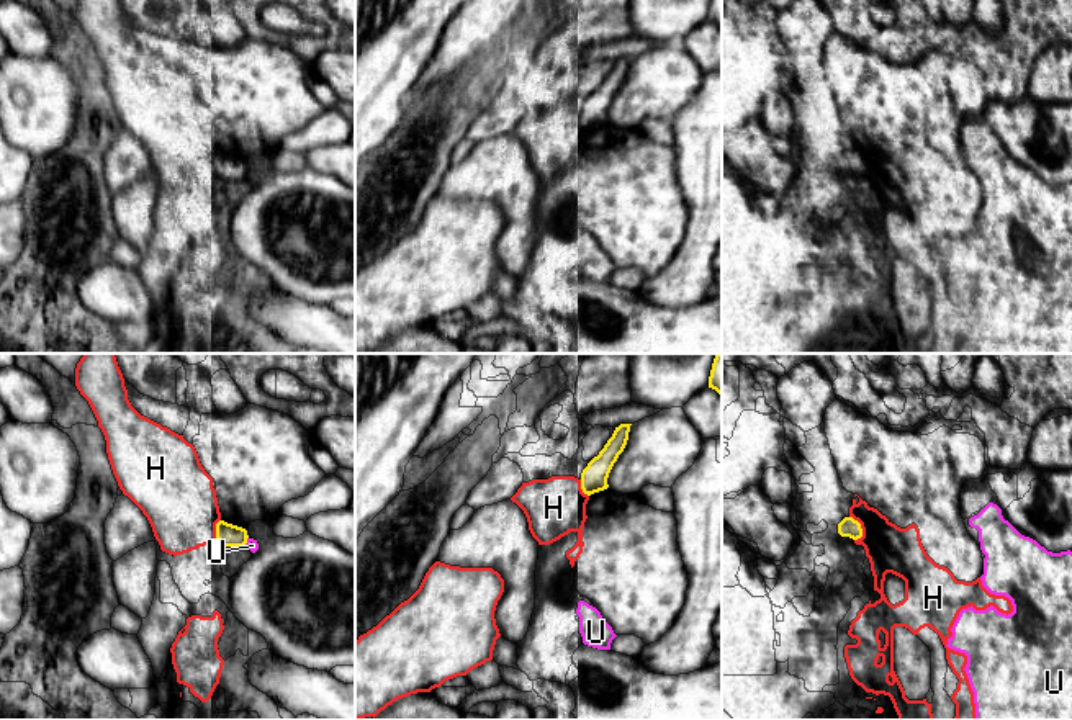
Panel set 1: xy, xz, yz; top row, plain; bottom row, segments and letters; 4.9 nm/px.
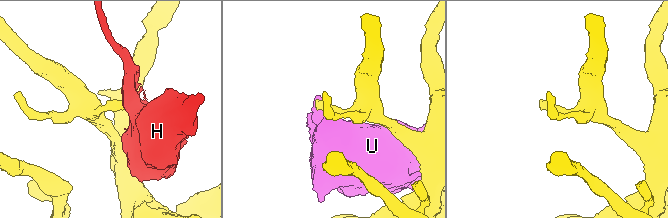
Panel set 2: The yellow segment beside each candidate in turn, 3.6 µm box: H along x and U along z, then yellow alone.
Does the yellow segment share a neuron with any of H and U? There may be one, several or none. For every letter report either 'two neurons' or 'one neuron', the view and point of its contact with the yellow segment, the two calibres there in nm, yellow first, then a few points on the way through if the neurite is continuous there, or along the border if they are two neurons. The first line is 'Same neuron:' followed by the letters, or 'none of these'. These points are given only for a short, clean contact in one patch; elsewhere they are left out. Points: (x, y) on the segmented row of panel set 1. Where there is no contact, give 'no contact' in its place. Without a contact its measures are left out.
Same neuron: none of these
H: two neurons; contact yz (860, 527); calibres 100 and 220 nm
U: two neurons; contact xy (246, 540); calibres 110 and 60 nm

